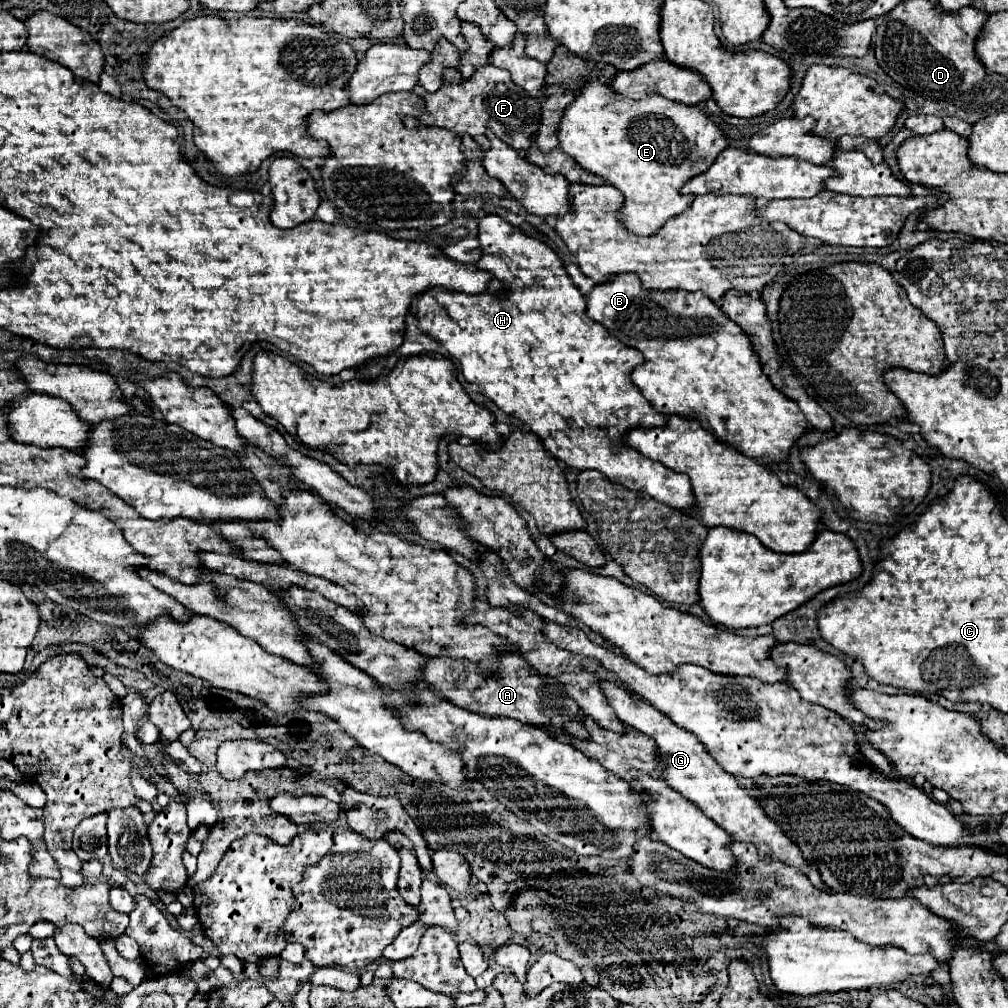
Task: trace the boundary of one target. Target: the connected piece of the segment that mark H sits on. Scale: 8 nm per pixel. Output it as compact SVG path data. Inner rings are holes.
M487 214L479 220L477 240L481 244L481 258L475 262L475 266L493 274L503 284L503 292L433 292L431 296L437 304L445 308L445 312L417 314L417 322L427 332L427 336L439 342L451 356L461 362L467 382L477 384L479 392L493 400L505 414L511 414L527 424L531 432L541 438L545 450L557 460L563 460L567 466L577 470L599 470L611 482L619 482L631 490L645 490L655 500L673 508L693 508L695 500L689 478L685 474L677 474L663 464L651 462L639 452L617 444L617 440L631 428L663 426L667 420L667 416L659 414L629 380L631 370L643 362L643 354L621 344L599 322L585 316L585 300L569 278L565 278L563 282L555 282L555 274L567 274L563 272L565 268L559 256L545 242L527 236L517 226L505 222L499 214ZM521 276L553 276L553 286L539 286L535 284L535 280L527 284L525 280L521 280Z

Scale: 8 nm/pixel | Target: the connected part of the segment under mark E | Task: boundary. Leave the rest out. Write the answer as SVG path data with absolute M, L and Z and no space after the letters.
M599 80L585 82L577 98L565 108L557 128L557 138L559 148L573 156L573 160L577 160L581 168L599 174L605 182L615 186L625 196L623 206L617 210L617 218L629 228L631 234L637 236L655 234L669 218L687 210L693 202L693 196L679 194L679 188L689 178L705 172L715 162L717 154L727 148L721 130L697 106L671 102L665 96L657 96L655 92L635 102L613 92L611 86Z

